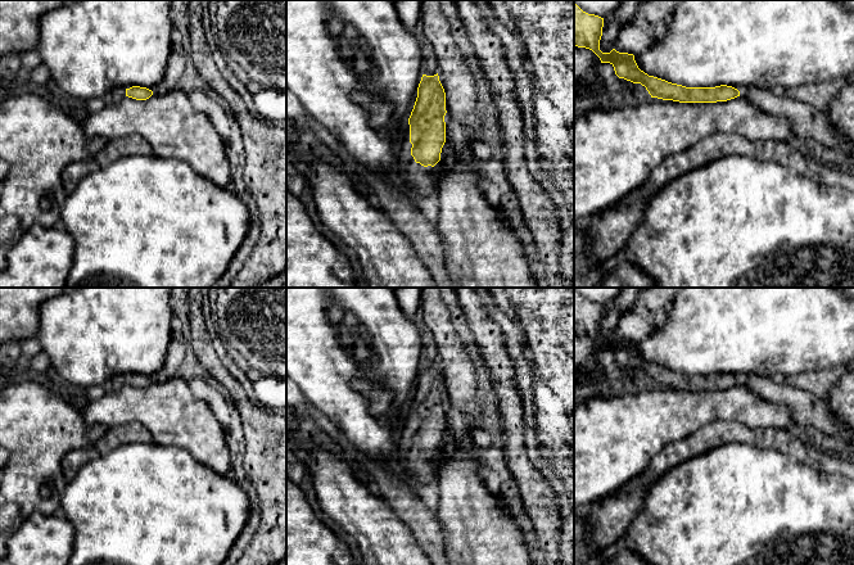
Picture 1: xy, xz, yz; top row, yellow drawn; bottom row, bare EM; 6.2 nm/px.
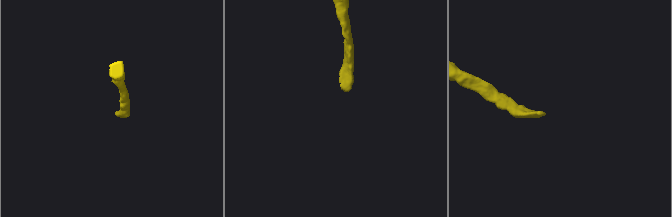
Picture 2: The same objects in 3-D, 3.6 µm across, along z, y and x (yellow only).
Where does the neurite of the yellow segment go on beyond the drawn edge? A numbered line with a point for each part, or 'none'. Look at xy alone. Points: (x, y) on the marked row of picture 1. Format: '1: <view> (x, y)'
1: xy (118, 94)

